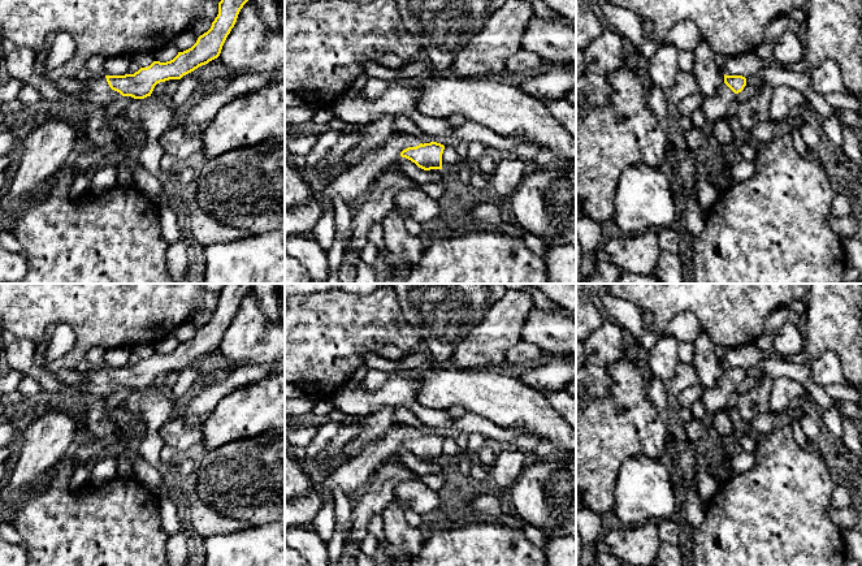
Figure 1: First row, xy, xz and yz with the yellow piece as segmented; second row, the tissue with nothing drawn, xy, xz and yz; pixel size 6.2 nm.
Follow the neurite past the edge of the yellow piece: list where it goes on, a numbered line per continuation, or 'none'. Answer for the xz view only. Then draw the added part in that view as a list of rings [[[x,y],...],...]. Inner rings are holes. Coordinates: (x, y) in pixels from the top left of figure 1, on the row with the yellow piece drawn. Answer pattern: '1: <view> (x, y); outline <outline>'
1: xz (354, 184); outline [[[395,133],[382,146],[368,152],[360,163],[329,181],[320,196],[312,194],[307,204],[285,208],[285,237],[312,230],[322,215],[324,206],[333,206],[337,196],[348,207],[358,207],[378,177],[397,164],[400,152],[419,144],[417,137]]]

